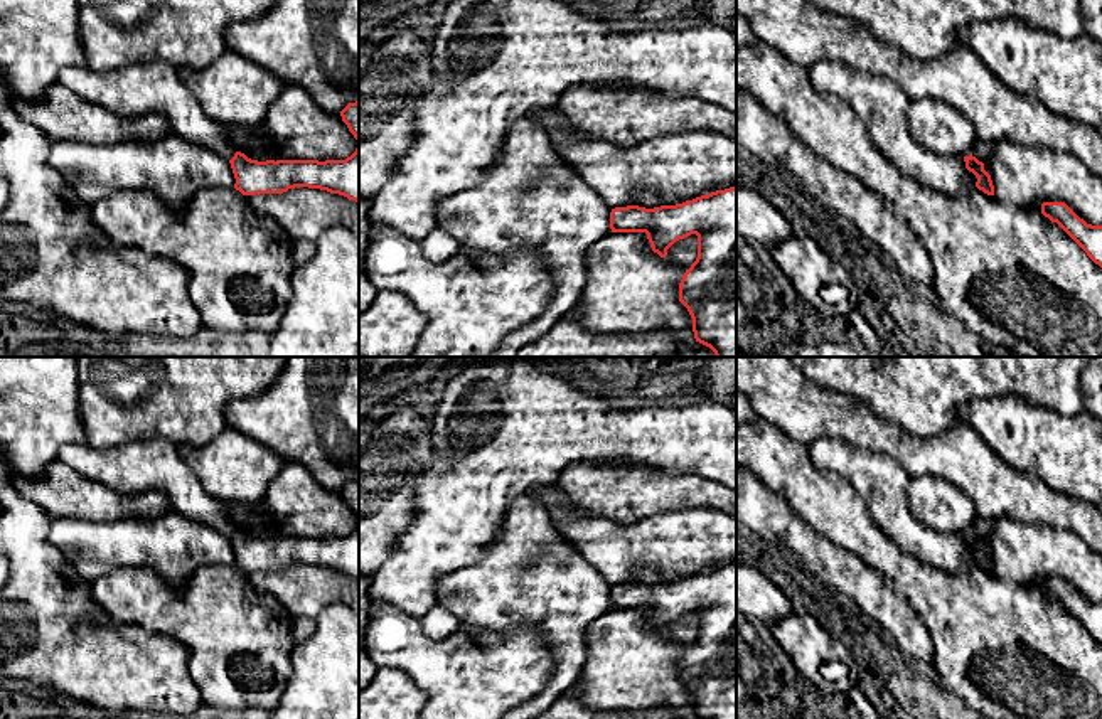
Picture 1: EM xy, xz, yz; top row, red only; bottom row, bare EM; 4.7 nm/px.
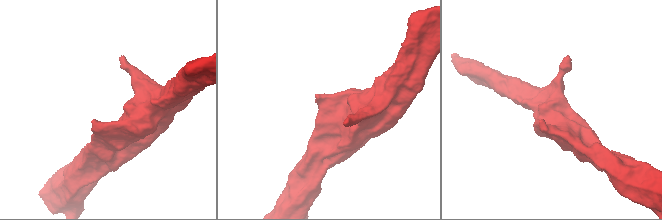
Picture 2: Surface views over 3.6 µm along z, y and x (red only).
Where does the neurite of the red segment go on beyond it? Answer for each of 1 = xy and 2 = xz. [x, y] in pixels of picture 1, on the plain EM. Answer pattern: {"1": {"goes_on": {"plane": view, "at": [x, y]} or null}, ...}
{"1": {"goes_on": null}, "2": {"goes_on": null}}

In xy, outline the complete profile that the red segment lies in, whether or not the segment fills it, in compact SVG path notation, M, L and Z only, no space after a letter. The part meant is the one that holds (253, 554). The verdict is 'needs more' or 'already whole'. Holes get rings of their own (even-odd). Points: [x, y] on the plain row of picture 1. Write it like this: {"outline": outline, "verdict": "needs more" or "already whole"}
{"outline": "M359 478L340 488L342 498L357 517L356 529L345 537L266 537L258 539L236 529L229 537L243 573L283 571L288 566L308 564L339 571L359 579Z", "verdict": "already whole"}

